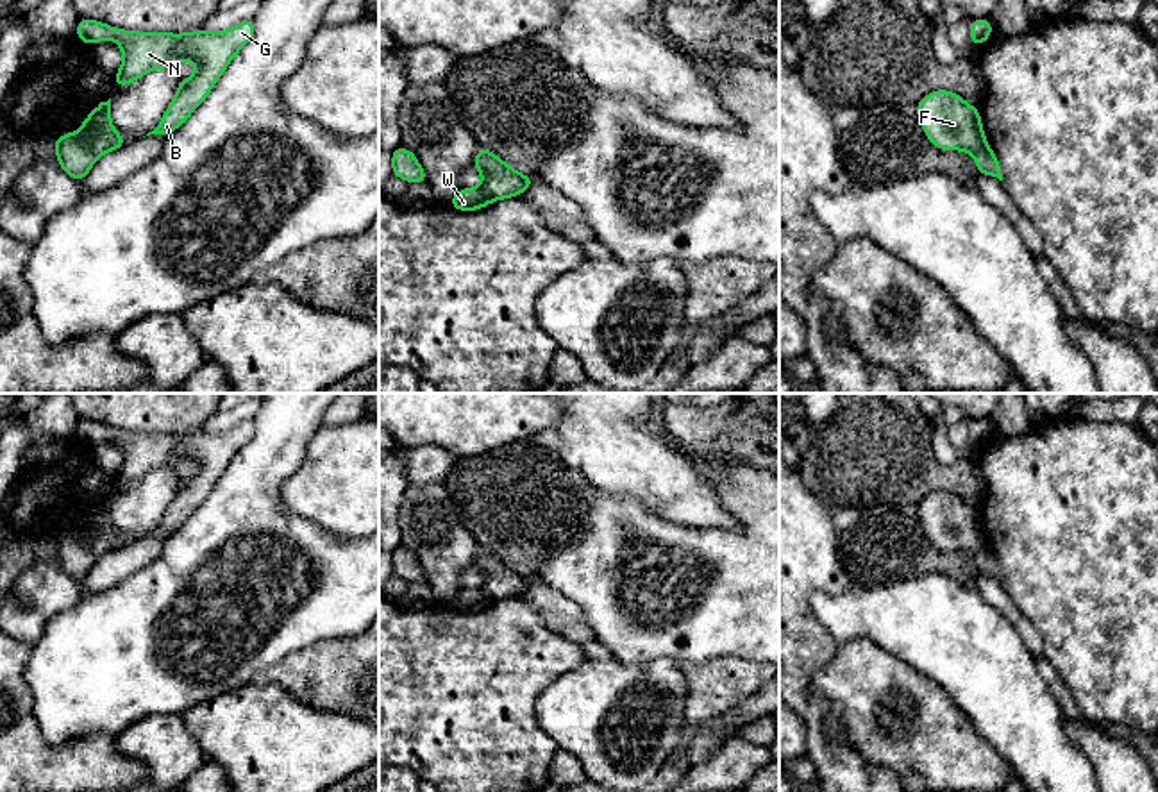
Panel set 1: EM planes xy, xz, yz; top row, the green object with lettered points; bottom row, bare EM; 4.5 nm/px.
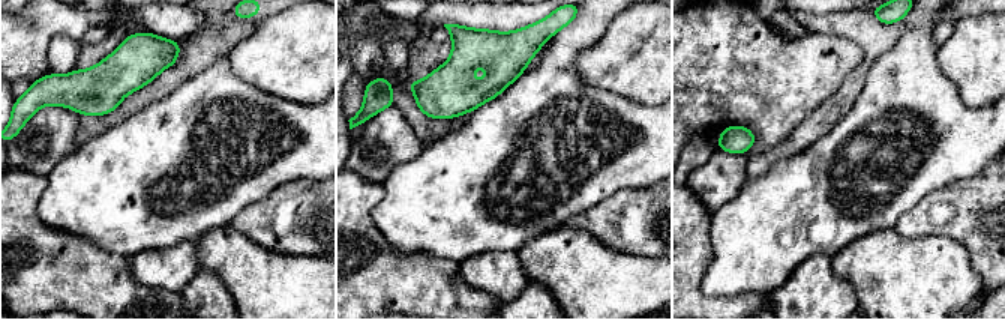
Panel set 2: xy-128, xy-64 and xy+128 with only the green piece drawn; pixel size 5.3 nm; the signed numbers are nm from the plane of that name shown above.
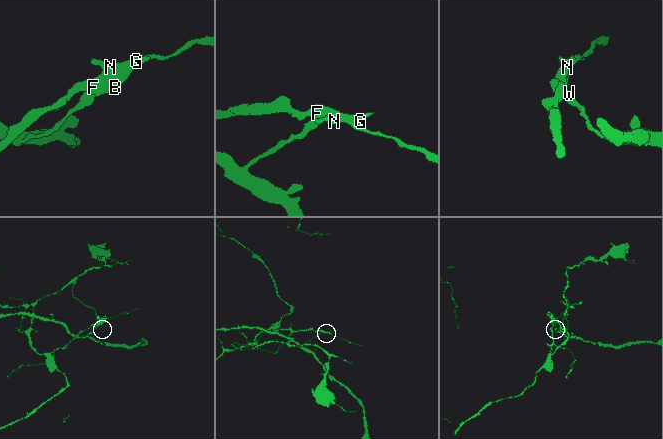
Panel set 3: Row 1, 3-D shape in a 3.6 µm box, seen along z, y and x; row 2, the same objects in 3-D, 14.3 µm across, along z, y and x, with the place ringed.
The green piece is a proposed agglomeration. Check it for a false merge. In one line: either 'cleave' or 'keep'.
cleave

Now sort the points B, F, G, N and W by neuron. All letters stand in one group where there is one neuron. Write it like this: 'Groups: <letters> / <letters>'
Groups: B F G N / W

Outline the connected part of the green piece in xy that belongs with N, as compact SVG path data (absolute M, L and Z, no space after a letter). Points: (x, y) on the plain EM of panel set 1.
M80 418L75 436L93 445L104 440L114 440L123 451L123 465L114 476L114 486L120 490L150 470L177 470L180 459L197 465L197 472L188 481L179 481L173 502L164 511L159 526L150 535L172 535L209 495L232 458L256 434L256 422L243 420L225 433L193 431L188 434L168 433L134 433Z

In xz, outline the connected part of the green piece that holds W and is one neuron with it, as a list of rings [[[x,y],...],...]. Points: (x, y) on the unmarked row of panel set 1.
[[[461,588],[450,601],[457,611],[475,611],[482,610],[491,602],[490,595],[482,588]]]

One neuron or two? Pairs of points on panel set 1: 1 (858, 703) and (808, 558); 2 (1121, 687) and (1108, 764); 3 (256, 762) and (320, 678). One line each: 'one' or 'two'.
1: two
2: two
3: two

